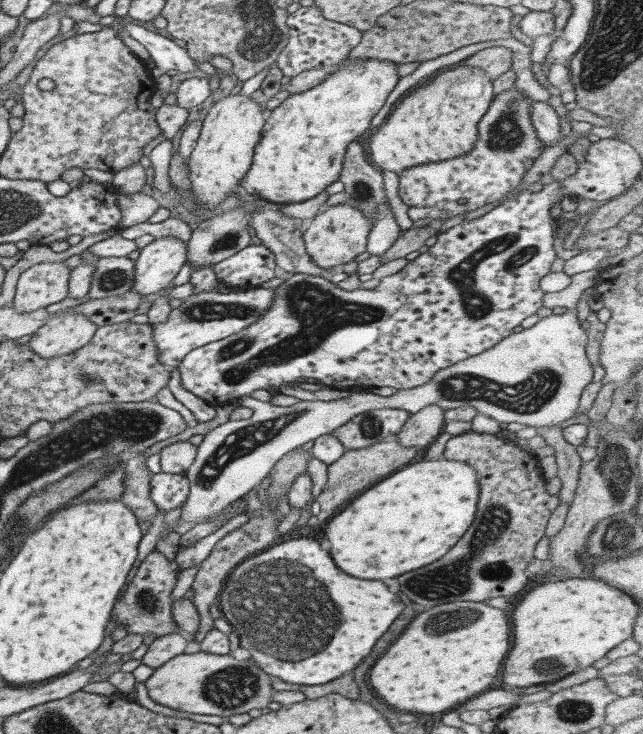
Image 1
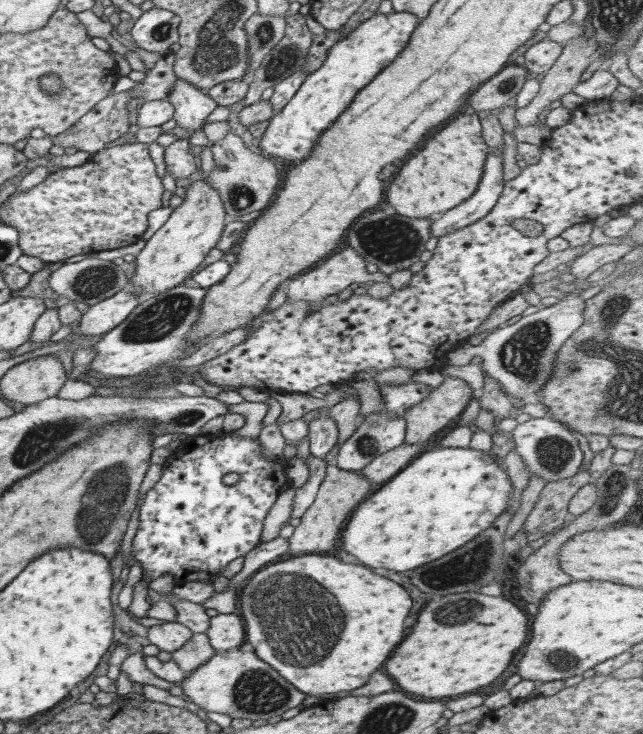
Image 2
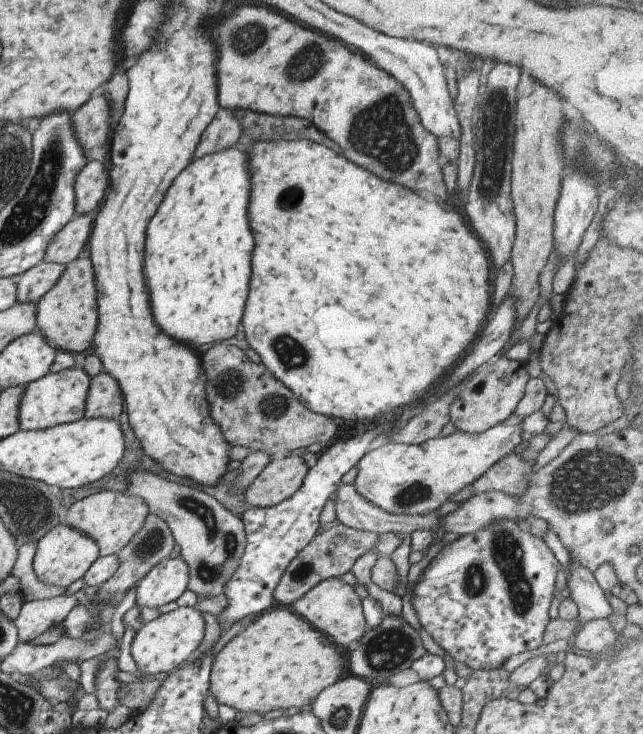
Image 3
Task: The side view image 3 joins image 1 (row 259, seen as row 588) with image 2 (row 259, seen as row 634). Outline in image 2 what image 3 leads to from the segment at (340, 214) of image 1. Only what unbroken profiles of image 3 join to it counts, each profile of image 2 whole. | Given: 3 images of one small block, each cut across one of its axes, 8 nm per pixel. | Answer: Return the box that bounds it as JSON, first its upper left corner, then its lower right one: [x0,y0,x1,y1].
[285,245,389,302]

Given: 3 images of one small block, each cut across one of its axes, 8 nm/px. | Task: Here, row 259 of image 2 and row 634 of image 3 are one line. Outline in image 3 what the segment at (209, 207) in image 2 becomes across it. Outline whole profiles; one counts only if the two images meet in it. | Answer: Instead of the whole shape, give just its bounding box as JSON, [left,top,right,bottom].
[130,607,204,674]

